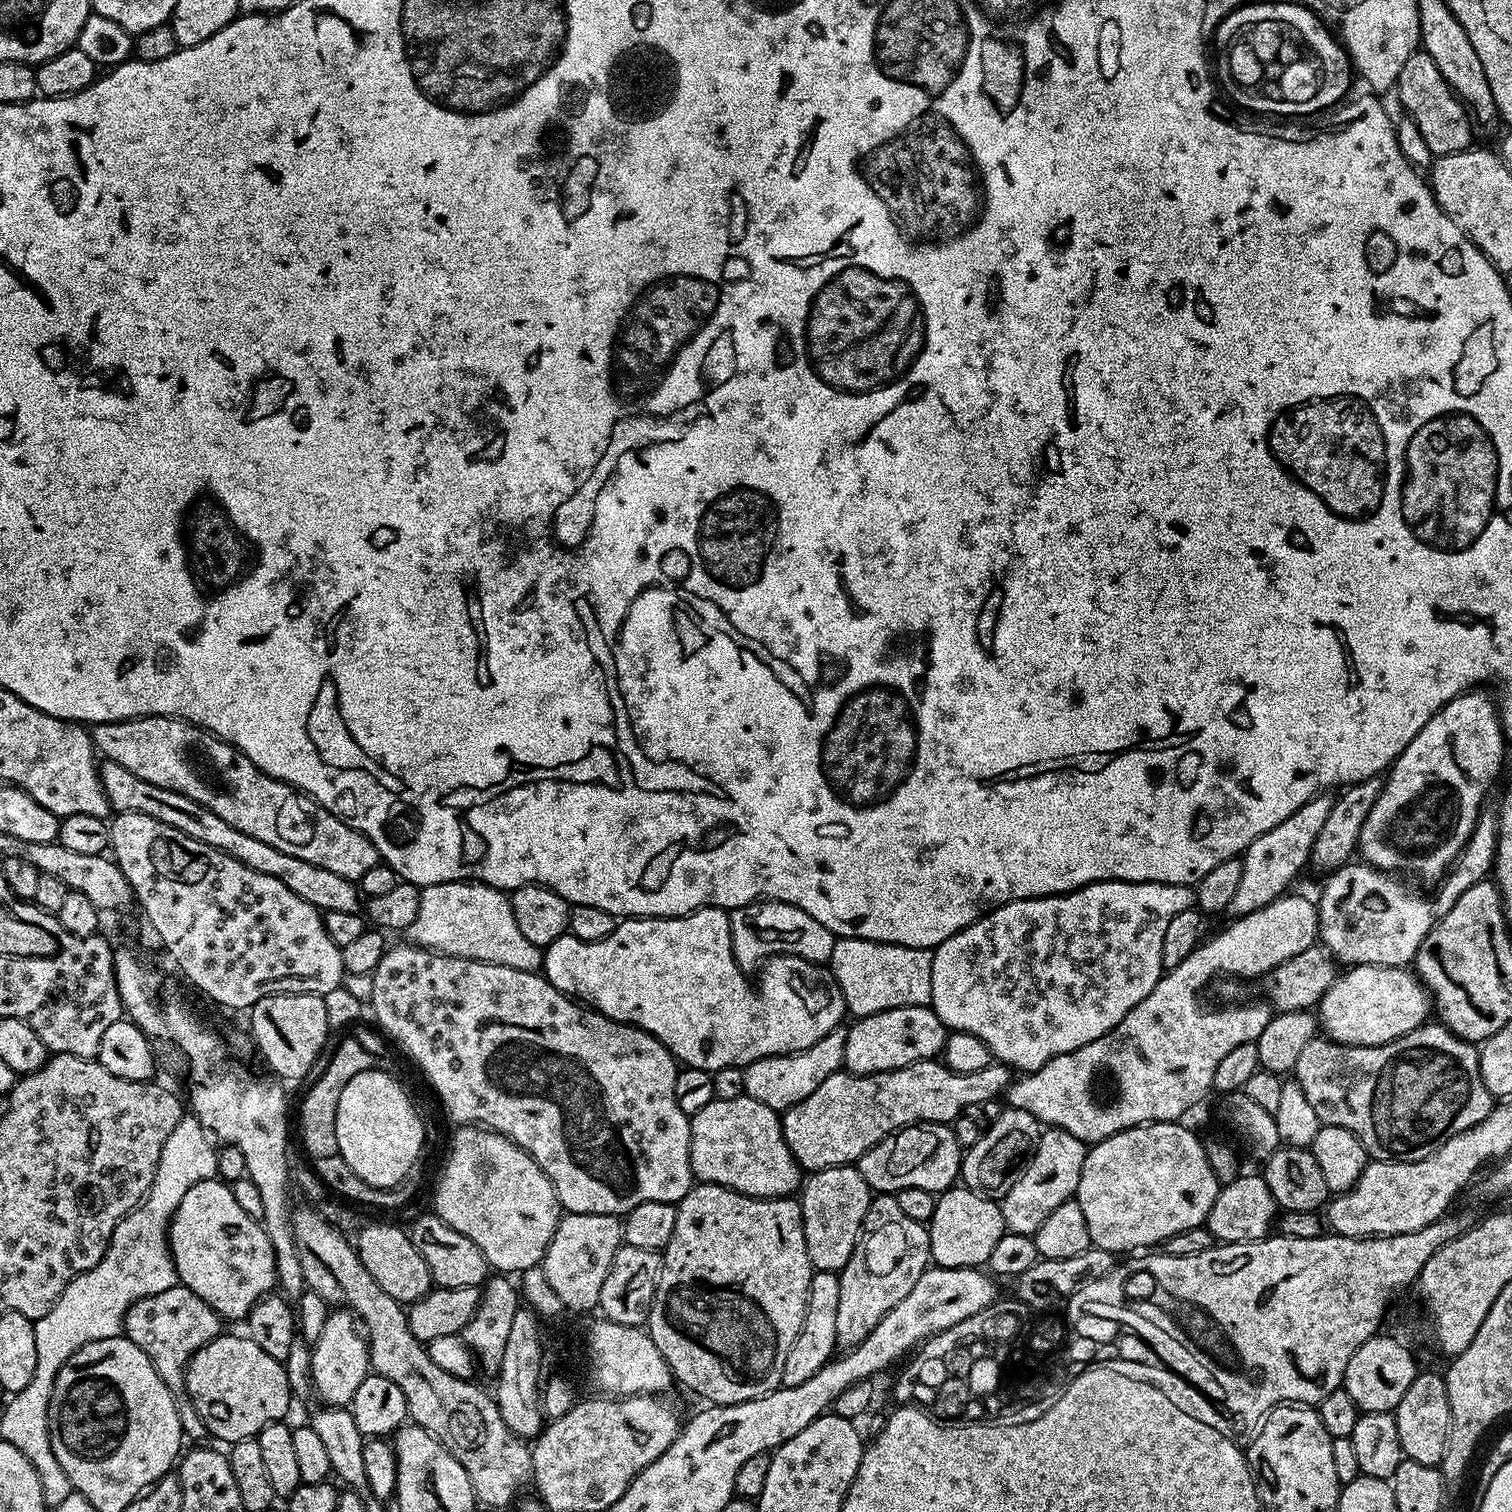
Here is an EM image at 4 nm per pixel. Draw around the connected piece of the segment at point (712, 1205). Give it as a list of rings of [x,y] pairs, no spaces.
[[[697,1183],[676,1205],[674,1234],[662,1250],[660,1281],[656,1284],[656,1296],[652,1300],[651,1310],[648,1311],[646,1331],[651,1336],[654,1346],[658,1346],[662,1358],[666,1358],[673,1377],[679,1383],[681,1380],[690,1391],[705,1396],[708,1402],[716,1406],[757,1400],[758,1397],[765,1396],[767,1392],[775,1392],[781,1387],[780,1379],[782,1366],[786,1366],[786,1354],[790,1354],[794,1342],[800,1337],[800,1327],[804,1324],[808,1305],[808,1287],[813,1271],[810,1258],[806,1254],[806,1234],[802,1226],[799,1199],[760,1200],[756,1196],[743,1196],[740,1192],[717,1184]]]

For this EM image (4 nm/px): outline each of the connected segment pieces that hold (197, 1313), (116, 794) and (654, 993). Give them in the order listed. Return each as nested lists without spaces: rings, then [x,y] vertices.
[[[183,1286],[162,1290],[162,1294],[142,1298],[124,1317],[124,1332],[129,1340],[134,1341],[151,1358],[162,1382],[166,1382],[175,1398],[181,1433],[187,1439],[192,1439],[192,1442],[205,1441],[209,1435],[197,1407],[185,1390],[184,1373],[187,1372],[188,1362],[194,1353],[221,1335],[220,1324],[222,1325],[222,1318],[215,1310],[206,1302],[202,1302],[198,1294]]]
[[[105,759],[99,765],[98,771],[100,784],[104,788],[104,793],[108,795],[108,803],[116,812],[137,812],[146,814],[158,822],[166,822],[182,830],[182,834],[198,838],[198,842],[206,842],[206,846],[214,846],[230,854],[238,862],[278,878],[286,886],[290,886],[294,894],[298,894],[300,898],[320,909],[321,913],[330,910],[361,911],[362,893],[353,881],[333,874],[331,870],[322,870],[322,866],[302,862],[302,858],[294,858],[294,854],[282,854],[282,850],[274,850],[274,846],[258,842],[258,838],[250,838],[250,834],[242,834],[242,830],[234,830],[230,822],[222,822],[222,818],[214,814],[214,810],[194,802],[194,798],[186,798],[186,794],[178,794],[162,786],[154,786],[154,782],[146,782],[138,778],[138,774],[130,774],[130,770],[126,770],[126,766],[118,762]]]
[[[700,908],[697,912],[690,912],[687,916],[665,916],[663,918],[624,918],[619,921],[616,925],[616,929],[612,931],[606,938],[601,940],[589,940],[587,942],[580,940],[577,936],[571,934],[565,934],[558,937],[553,944],[547,945],[542,952],[542,975],[555,986],[557,990],[563,992],[565,996],[571,996],[573,998],[579,998],[585,1005],[591,1006],[595,1011],[601,1012],[604,1016],[608,1016],[611,1020],[621,1020],[623,1024],[633,1024],[635,1028],[640,1028],[644,1032],[648,1032],[650,1035],[654,1036],[658,1042],[662,1042],[667,1046],[668,1051],[676,1057],[677,1061],[681,1065],[687,1066],[689,1068],[697,1068],[698,1070],[706,1070],[707,1072],[714,1073],[718,1070],[722,1070],[726,1066],[734,1066],[735,1068],[744,1068],[747,1065],[753,1064],[756,1060],[761,1060],[767,1056],[789,1056],[791,1052],[801,1052],[806,1050],[810,1046],[814,1046],[814,1042],[822,1042],[822,1038],[826,1038],[826,1034],[830,1034],[836,1028],[841,1027],[842,1021],[840,1019],[846,1016],[846,1009],[844,1004],[844,998],[842,990],[839,988],[838,982],[835,980],[835,974],[832,973],[830,967],[824,964],[815,964],[810,962],[806,958],[798,958],[797,956],[771,956],[769,960],[765,960],[762,967],[759,969],[758,975],[760,975],[760,985],[757,988],[751,988],[748,985],[748,980],[746,977],[745,969],[738,966],[738,962],[734,958],[732,953],[732,935],[730,934],[730,922],[728,921],[728,912],[722,908]]]

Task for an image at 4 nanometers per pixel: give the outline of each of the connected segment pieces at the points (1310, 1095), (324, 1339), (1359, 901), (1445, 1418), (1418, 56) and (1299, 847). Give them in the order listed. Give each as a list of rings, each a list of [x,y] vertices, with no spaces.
[[[1425,1022],[1410,1034],[1378,1046],[1339,1044],[1315,1038],[1306,1043],[1294,1069],[1294,1082],[1306,1094],[1306,1102],[1318,1114],[1321,1125],[1350,1130],[1362,1142],[1373,1161],[1418,1162],[1434,1154],[1454,1134],[1462,1134],[1493,1110],[1494,1098],[1480,1073],[1480,1053],[1475,1043],[1459,1040],[1439,1022]]]
[[[333,1311],[329,1315],[328,1324],[322,1330],[320,1337],[311,1345],[310,1351],[312,1354],[312,1386],[315,1395],[317,1397],[320,1395],[324,1399],[321,1401],[333,1408],[351,1405],[354,1390],[358,1390],[358,1386],[362,1386],[362,1382],[370,1374],[368,1342],[362,1335],[361,1329],[354,1323],[352,1312]]]
[[[1488,810],[1481,811],[1476,831],[1448,869],[1432,900],[1403,884],[1399,875],[1381,872],[1370,864],[1349,862],[1327,877],[1318,899],[1319,943],[1344,966],[1373,964],[1387,968],[1403,968],[1415,961],[1418,950],[1430,930],[1462,898],[1470,886],[1485,879],[1493,871],[1498,846],[1499,819]]]
[[[1417,1371],[1414,1382],[1410,1382],[1410,1390],[1402,1394],[1402,1402],[1398,1402],[1394,1409],[1394,1415],[1398,1426],[1398,1442],[1402,1442],[1405,1457],[1422,1462],[1422,1466],[1439,1466],[1446,1454],[1446,1438],[1450,1434],[1450,1398],[1446,1394],[1443,1375],[1439,1371]]]
[[[1418,50],[1410,58],[1406,58],[1406,66],[1402,66],[1402,74],[1396,80],[1395,95],[1400,95],[1403,111],[1422,130],[1422,138],[1430,146],[1433,157],[1449,156],[1455,152],[1463,152],[1472,140],[1474,121],[1463,100],[1456,91],[1442,78],[1434,58],[1423,50]]]
[[[1317,794],[1294,814],[1290,814],[1286,822],[1278,822],[1274,830],[1266,830],[1266,834],[1250,842],[1250,846],[1242,854],[1244,862],[1242,879],[1238,882],[1238,891],[1234,893],[1234,898],[1230,898],[1227,911],[1229,917],[1245,916],[1254,910],[1262,910],[1262,906],[1274,902],[1291,889],[1288,887],[1295,882],[1296,875],[1304,867],[1306,869],[1309,867],[1314,838],[1318,838],[1322,826],[1326,823],[1326,818],[1329,817],[1332,809],[1332,802],[1331,795]]]

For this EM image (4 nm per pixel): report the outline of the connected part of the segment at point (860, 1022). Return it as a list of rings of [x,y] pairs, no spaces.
[[[931,1007],[892,1008],[885,1012],[874,1013],[872,1016],[862,1016],[855,1021],[853,1028],[847,1029],[846,1050],[844,1051],[844,1068],[853,1076],[873,1076],[876,1072],[893,1072],[919,1060],[935,1060],[943,1053],[944,1039],[949,1029],[936,1017]]]

